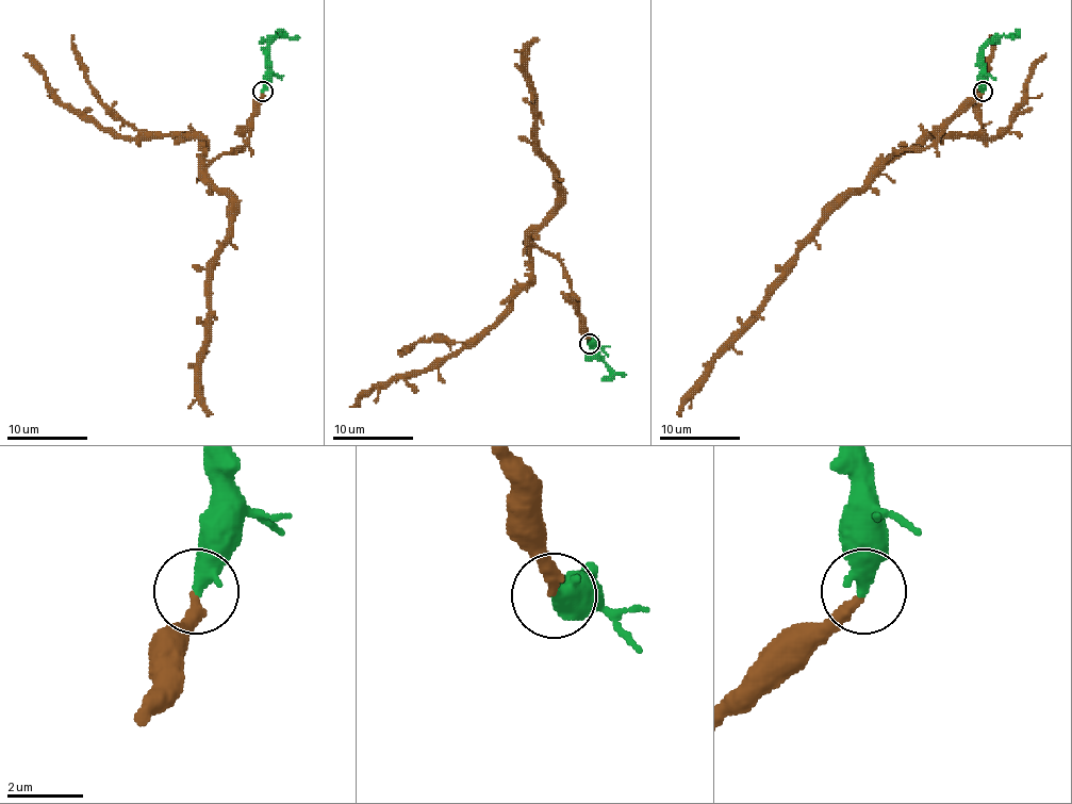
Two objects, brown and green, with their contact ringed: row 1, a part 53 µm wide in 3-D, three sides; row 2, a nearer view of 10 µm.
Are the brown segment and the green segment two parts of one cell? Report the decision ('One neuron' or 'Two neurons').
One neuron

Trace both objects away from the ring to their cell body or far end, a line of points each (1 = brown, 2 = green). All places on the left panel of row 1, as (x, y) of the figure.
1: (263, 92), (249, 142), (207, 168), (231, 211), (200, 360), (200, 402), (211, 414)
2: (263, 92), (267, 45), (279, 35), (299, 37)

